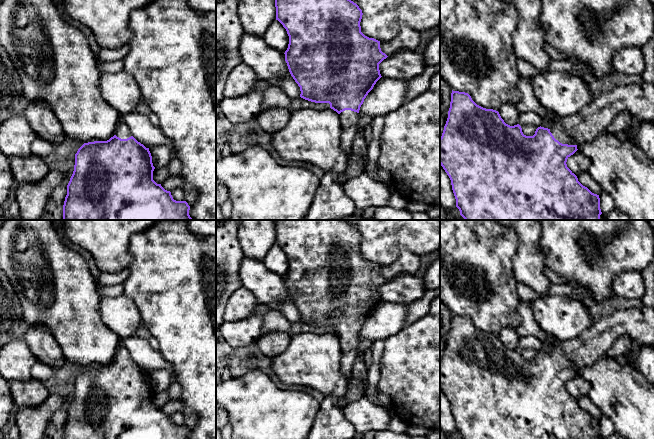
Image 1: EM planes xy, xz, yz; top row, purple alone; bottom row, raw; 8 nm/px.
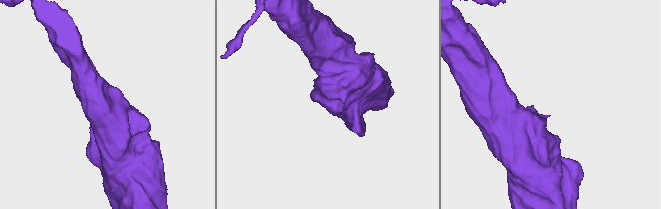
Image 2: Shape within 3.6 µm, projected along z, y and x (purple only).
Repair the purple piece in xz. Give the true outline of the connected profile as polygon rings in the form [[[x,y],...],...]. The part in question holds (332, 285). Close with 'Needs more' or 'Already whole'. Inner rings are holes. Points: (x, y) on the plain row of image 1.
[[[275,220],[275,231],[276,244],[283,249],[289,260],[288,272],[284,277],[285,285],[291,300],[300,311],[300,321],[315,327],[329,327],[330,332],[339,338],[339,343],[341,345],[341,371],[345,377],[351,379],[353,364],[358,357],[360,331],[376,306],[382,301],[379,294],[379,288],[388,280],[381,275],[380,265],[369,262],[361,256],[360,246],[363,239],[362,234],[356,227],[345,220]]]. Needs more

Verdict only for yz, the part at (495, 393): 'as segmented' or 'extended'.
extended

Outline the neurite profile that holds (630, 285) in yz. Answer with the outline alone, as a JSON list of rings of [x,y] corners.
[[[637,271],[619,273],[612,282],[612,289],[615,296],[629,300],[641,300],[646,292],[644,279]]]

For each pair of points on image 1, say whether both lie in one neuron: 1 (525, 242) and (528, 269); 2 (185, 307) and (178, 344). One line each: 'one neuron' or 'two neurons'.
1: one neuron
2: one neuron

